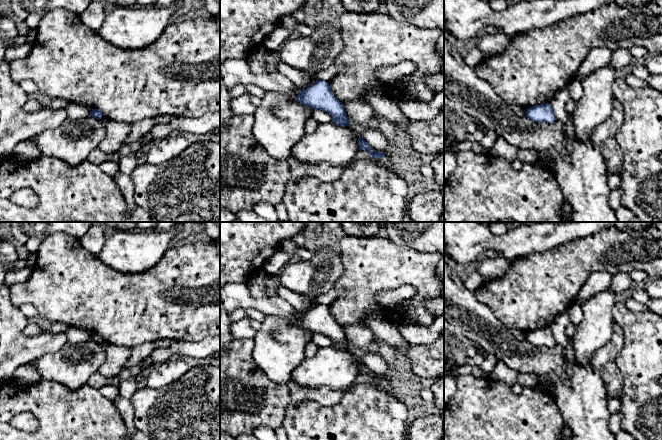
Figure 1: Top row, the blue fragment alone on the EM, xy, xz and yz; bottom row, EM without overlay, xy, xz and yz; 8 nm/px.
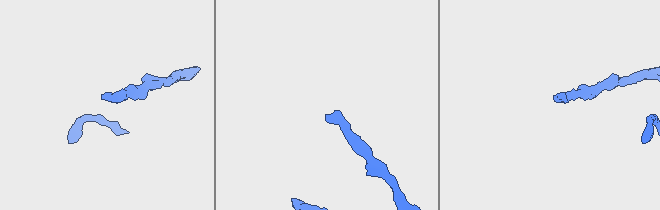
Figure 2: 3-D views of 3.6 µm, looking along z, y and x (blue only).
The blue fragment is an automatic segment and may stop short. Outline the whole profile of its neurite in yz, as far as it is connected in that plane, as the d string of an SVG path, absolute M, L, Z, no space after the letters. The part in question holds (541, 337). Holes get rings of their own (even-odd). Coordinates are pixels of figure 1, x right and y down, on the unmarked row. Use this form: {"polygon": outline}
{"polygon": "M544 327L526 333L526 338L530 344L534 346L551 347L556 344L554 335L549 327Z"}

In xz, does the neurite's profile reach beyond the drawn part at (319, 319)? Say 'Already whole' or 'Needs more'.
Needs more

